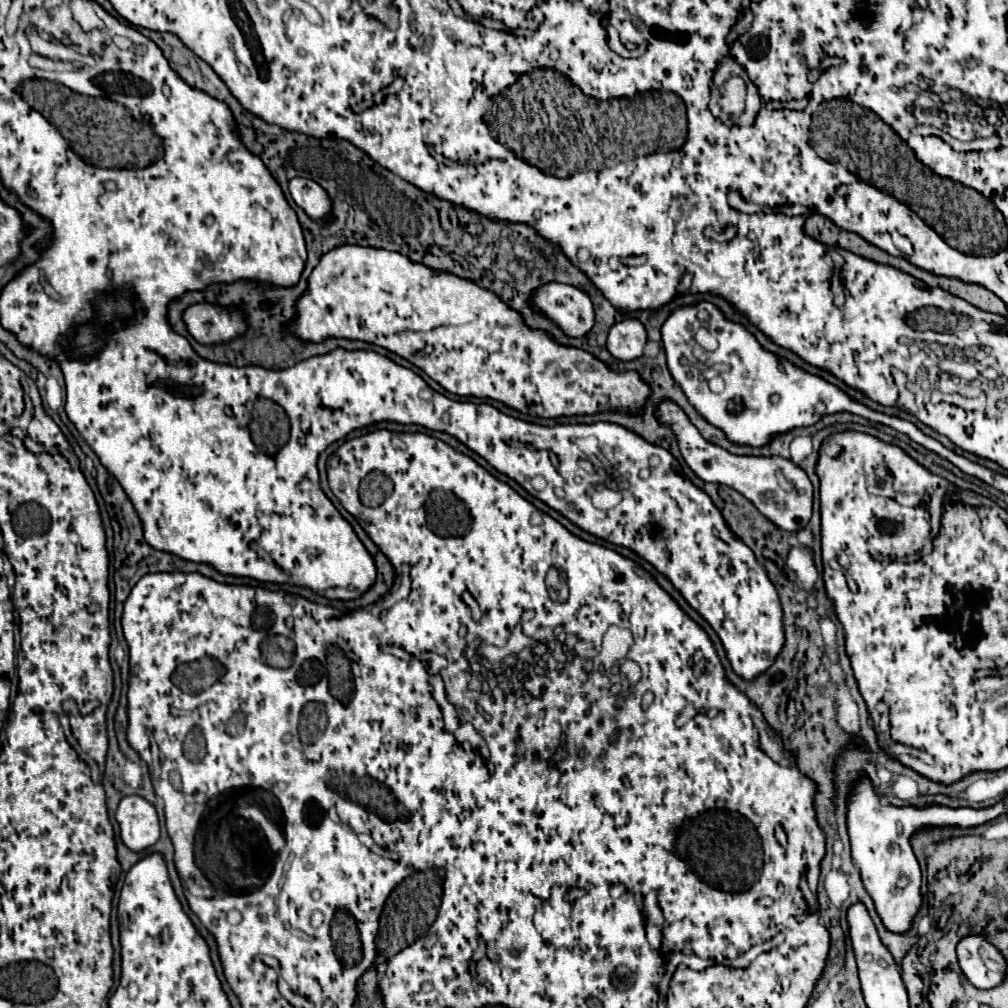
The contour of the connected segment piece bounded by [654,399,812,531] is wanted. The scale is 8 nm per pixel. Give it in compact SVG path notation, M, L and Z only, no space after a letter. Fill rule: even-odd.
M670 399L660 401L654 415L658 417L660 423L664 423L672 429L674 437L678 439L678 447L680 447L684 461L702 481L722 483L722 485L728 485L728 487L740 491L746 499L750 499L754 503L754 507L764 517L768 517L774 525L778 525L784 531L798 531L798 529L806 527L806 523L812 517L812 483L810 483L808 475L798 465L794 465L790 459L732 455L726 449L702 439L702 435L690 423L684 409L678 407Z

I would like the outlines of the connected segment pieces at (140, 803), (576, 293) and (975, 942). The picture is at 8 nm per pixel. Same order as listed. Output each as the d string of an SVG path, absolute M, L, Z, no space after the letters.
M124 797L118 805L116 821L120 825L122 843L134 853L152 847L160 837L156 809L144 797Z
M564 283L540 285L532 293L532 309L544 313L568 337L584 337L595 323L594 306L590 297L578 287Z
M968 935L958 943L958 961L966 979L978 989L992 989L1002 983L1006 961L1002 953L982 935Z

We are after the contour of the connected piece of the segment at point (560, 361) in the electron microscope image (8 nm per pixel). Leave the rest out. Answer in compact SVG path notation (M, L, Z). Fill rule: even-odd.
M342 245L336 247L332 251L328 251L326 255L322 255L318 267L312 271L312 277L308 281L308 291L298 299L296 303L298 309L298 317L292 321L292 331L306 341L324 341L328 337L344 337L344 339L360 339L360 341L368 341L374 345L380 345L404 359L408 359L412 365L420 367L426 375L430 375L434 381L438 381L446 391L454 393L454 395L478 395L480 399L496 399L520 413L536 413L540 417L552 419L552 417L570 417L570 415L594 415L594 413L602 413L608 409L618 409L618 411L630 411L630 413L642 413L642 405L646 401L646 397L650 395L650 387L638 377L636 371L612 371L608 369L602 361L598 361L594 355L582 351L582 349L574 349L574 347L562 347L558 343L552 341L552 337L548 337L544 331L540 329L528 329L522 323L522 317L512 311L506 303L502 303L494 293L478 287L472 281L460 279L456 275L450 273L438 273L432 271L424 265L416 265L412 261L408 261L408 257L400 255L400 253L392 253L392 251L384 251L384 249L372 249L372 247L358 247L358 245ZM424 345L432 345L430 353L424 353Z

